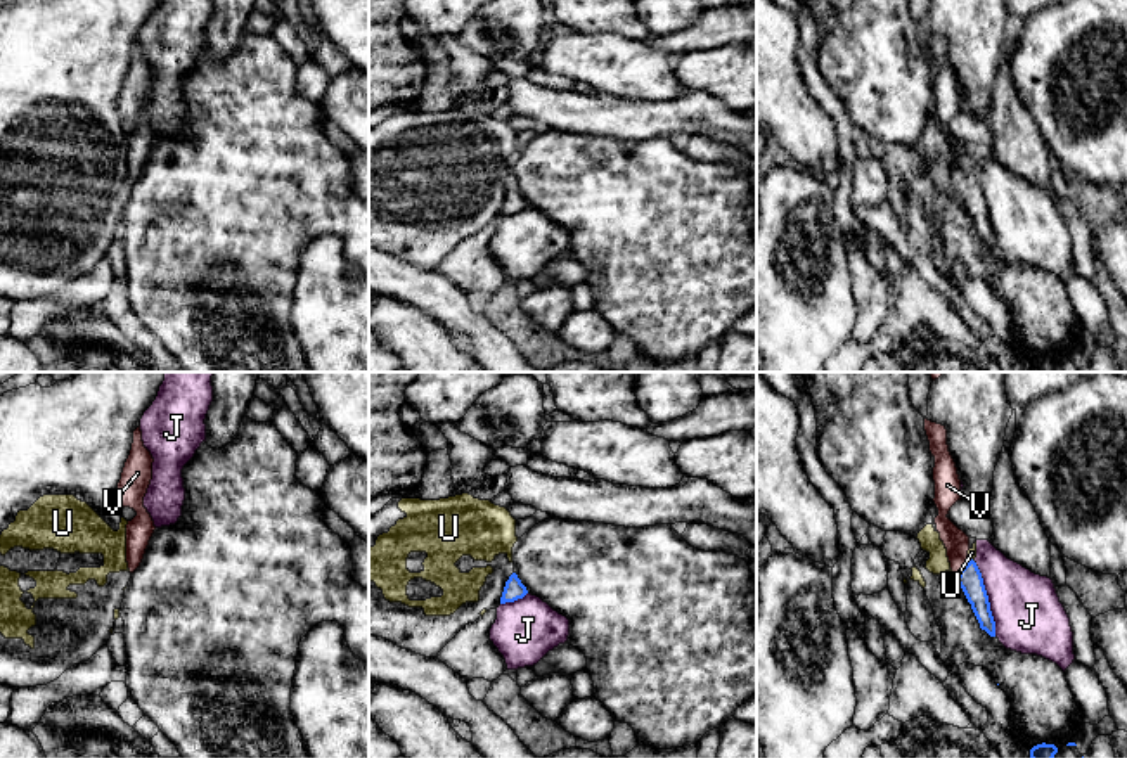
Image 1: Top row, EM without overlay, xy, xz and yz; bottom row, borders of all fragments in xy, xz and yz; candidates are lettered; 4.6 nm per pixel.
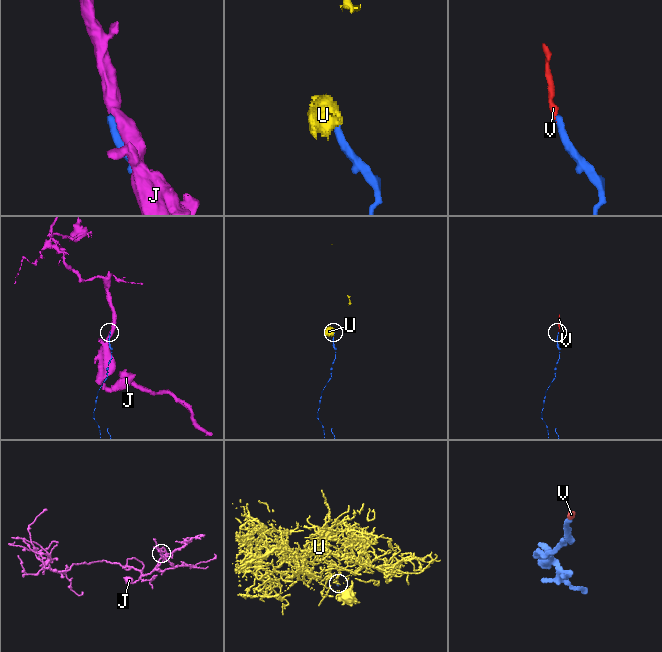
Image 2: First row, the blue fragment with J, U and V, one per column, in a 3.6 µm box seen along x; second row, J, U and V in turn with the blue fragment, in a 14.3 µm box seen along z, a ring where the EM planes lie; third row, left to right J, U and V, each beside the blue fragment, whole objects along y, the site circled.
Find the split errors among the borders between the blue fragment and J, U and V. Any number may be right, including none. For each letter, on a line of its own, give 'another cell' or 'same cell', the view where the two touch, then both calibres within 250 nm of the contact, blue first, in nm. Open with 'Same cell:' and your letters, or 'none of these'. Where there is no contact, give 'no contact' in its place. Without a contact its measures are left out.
Same cell: V
J: another cell; contact in yz; calibres 110 and 320 nm
U: another cell; contact in yz; calibres 110 and 50 nm
V: same cell; contact in yz; calibres 110 and 120 nm

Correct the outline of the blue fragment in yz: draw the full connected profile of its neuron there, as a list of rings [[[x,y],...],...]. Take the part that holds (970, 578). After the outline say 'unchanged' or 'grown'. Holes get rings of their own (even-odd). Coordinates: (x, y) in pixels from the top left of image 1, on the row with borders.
[[[924,419],[924,431],[930,441],[930,452],[935,457],[935,517],[937,531],[947,549],[947,557],[956,581],[963,588],[971,609],[990,637],[995,637],[995,621],[990,611],[989,595],[983,585],[982,573],[973,559],[968,557],[969,536],[959,530],[949,517],[950,507],[961,500],[961,479],[956,462],[949,452],[947,429],[942,424]]]; grown

